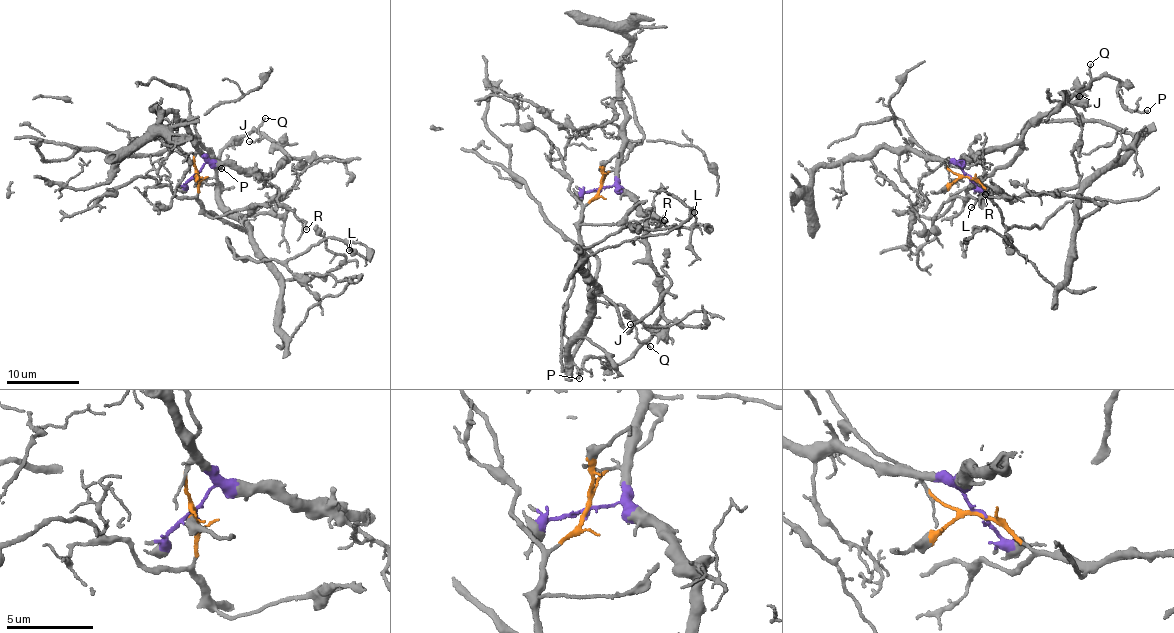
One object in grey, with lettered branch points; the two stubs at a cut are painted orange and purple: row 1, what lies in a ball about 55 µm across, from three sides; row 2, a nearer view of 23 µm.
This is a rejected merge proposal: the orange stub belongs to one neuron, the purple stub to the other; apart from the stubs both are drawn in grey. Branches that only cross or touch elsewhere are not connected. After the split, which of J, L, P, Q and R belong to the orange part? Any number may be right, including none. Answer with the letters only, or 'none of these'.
L

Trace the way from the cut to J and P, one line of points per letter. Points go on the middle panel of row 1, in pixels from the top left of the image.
J: (601, 189), (619, 186), (646, 219), (647, 257), (662, 307), (649, 338), (640, 341), (629, 325)
P: (601, 189), (619, 186), (646, 219), (647, 257), (662, 307), (634, 355), (613, 364), (591, 356), (579, 378)

